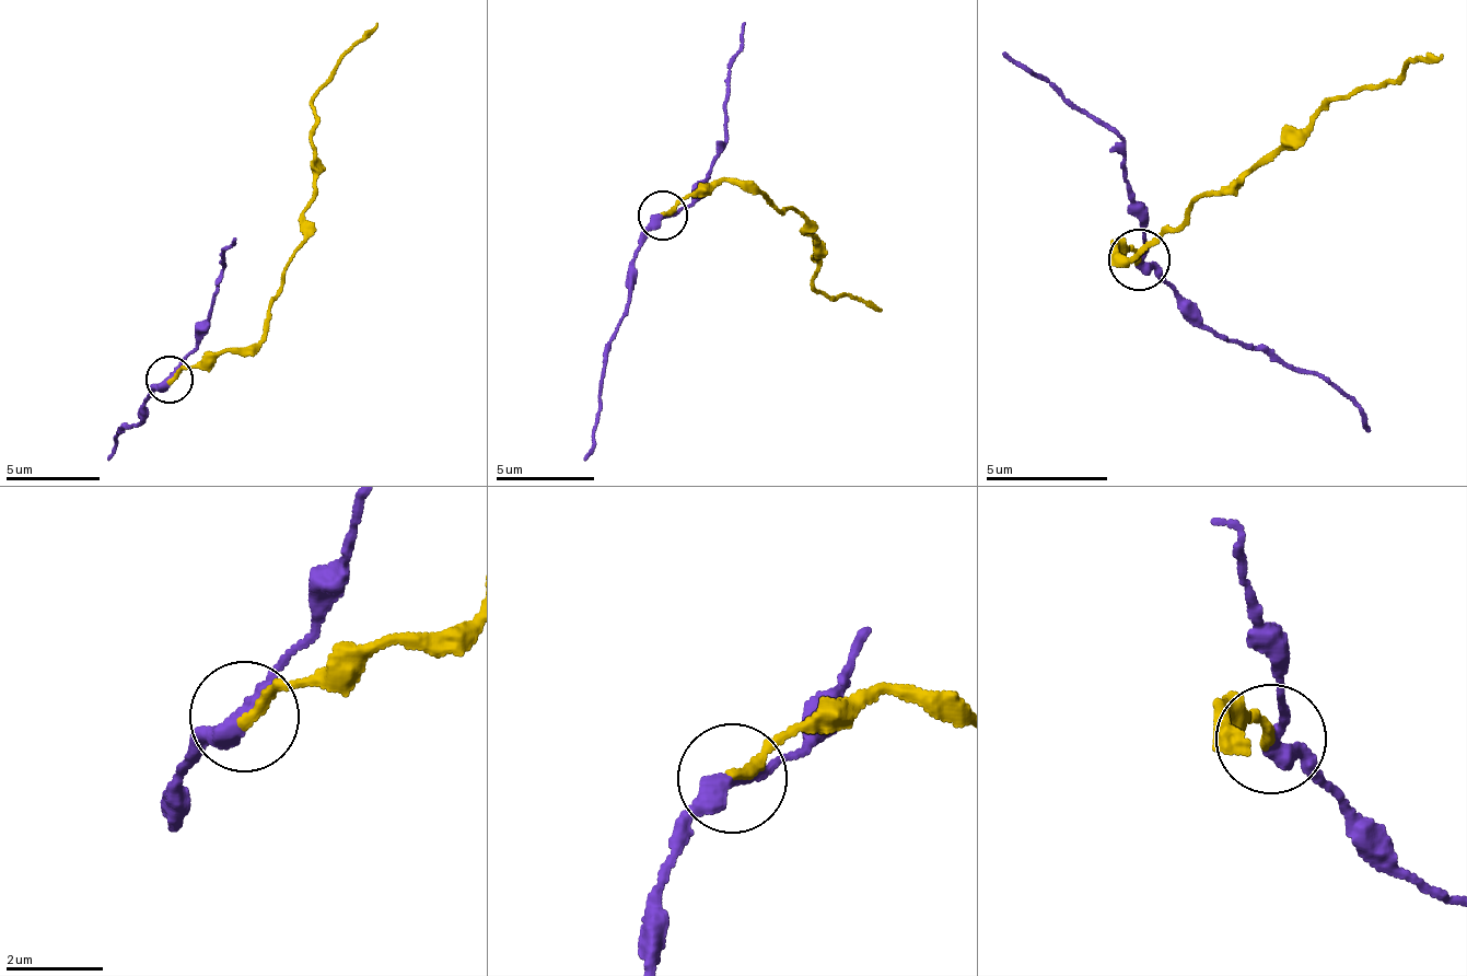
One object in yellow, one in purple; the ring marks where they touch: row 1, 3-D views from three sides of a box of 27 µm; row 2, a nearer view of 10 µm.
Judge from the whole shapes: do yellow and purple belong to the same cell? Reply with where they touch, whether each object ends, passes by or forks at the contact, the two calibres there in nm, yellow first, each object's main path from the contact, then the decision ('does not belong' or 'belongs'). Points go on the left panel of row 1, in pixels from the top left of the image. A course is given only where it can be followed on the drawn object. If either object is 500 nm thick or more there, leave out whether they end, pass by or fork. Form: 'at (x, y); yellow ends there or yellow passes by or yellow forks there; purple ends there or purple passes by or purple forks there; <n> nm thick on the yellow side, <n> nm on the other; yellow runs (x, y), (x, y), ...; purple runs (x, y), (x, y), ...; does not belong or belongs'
at (170, 380); yellow ends there; purple passes by; 200 nm thick on the yellow side, 320 nm on the other; yellow runs (169, 379), (243, 349), (263, 333), (282, 269), (302, 244), (304, 209), (314, 196), (312, 103), (375, 22); purple runs (169, 379), (134, 426), (121, 428), (109, 459); does not belong

